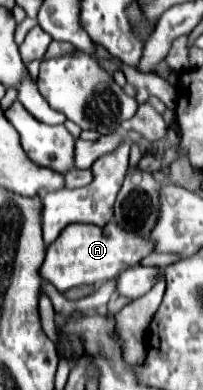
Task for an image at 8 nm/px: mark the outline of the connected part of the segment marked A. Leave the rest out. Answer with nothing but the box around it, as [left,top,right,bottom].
[41,221,153,293]

